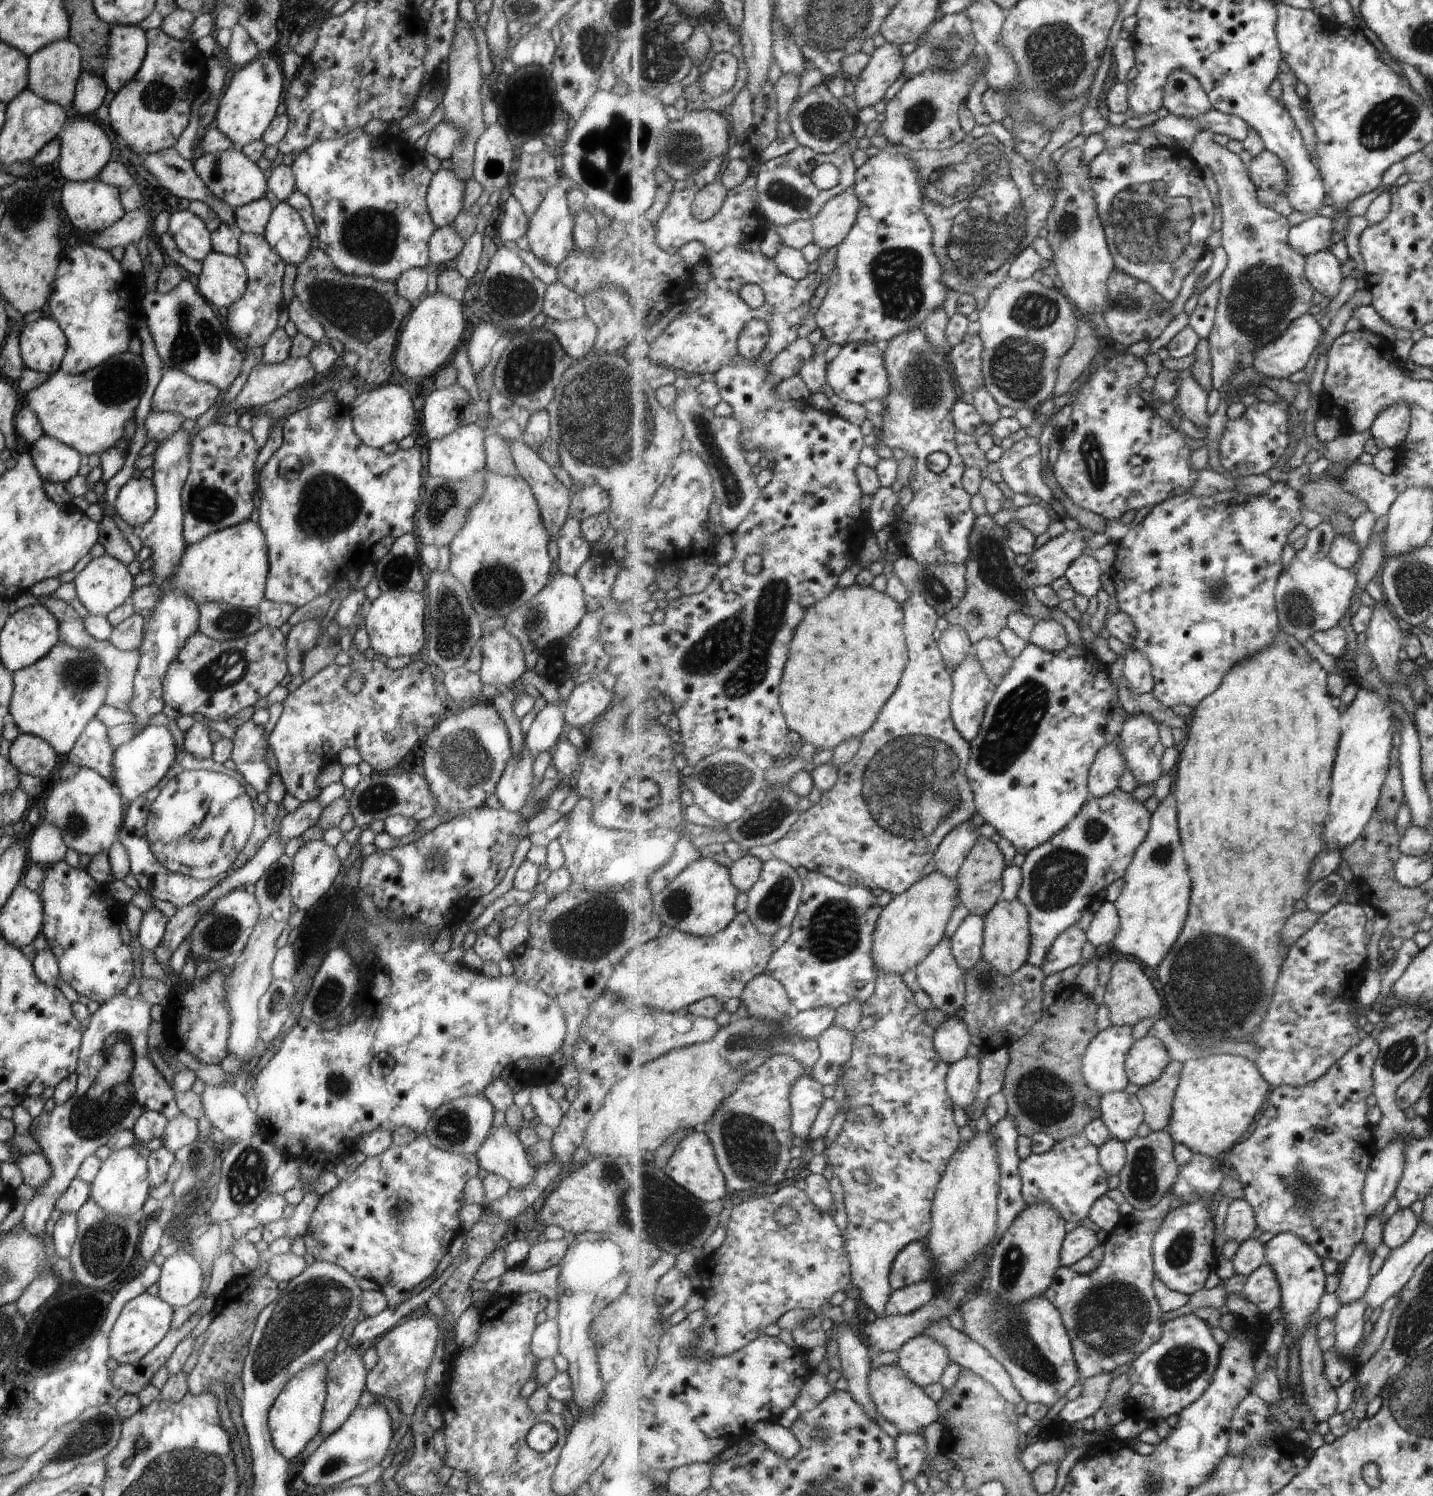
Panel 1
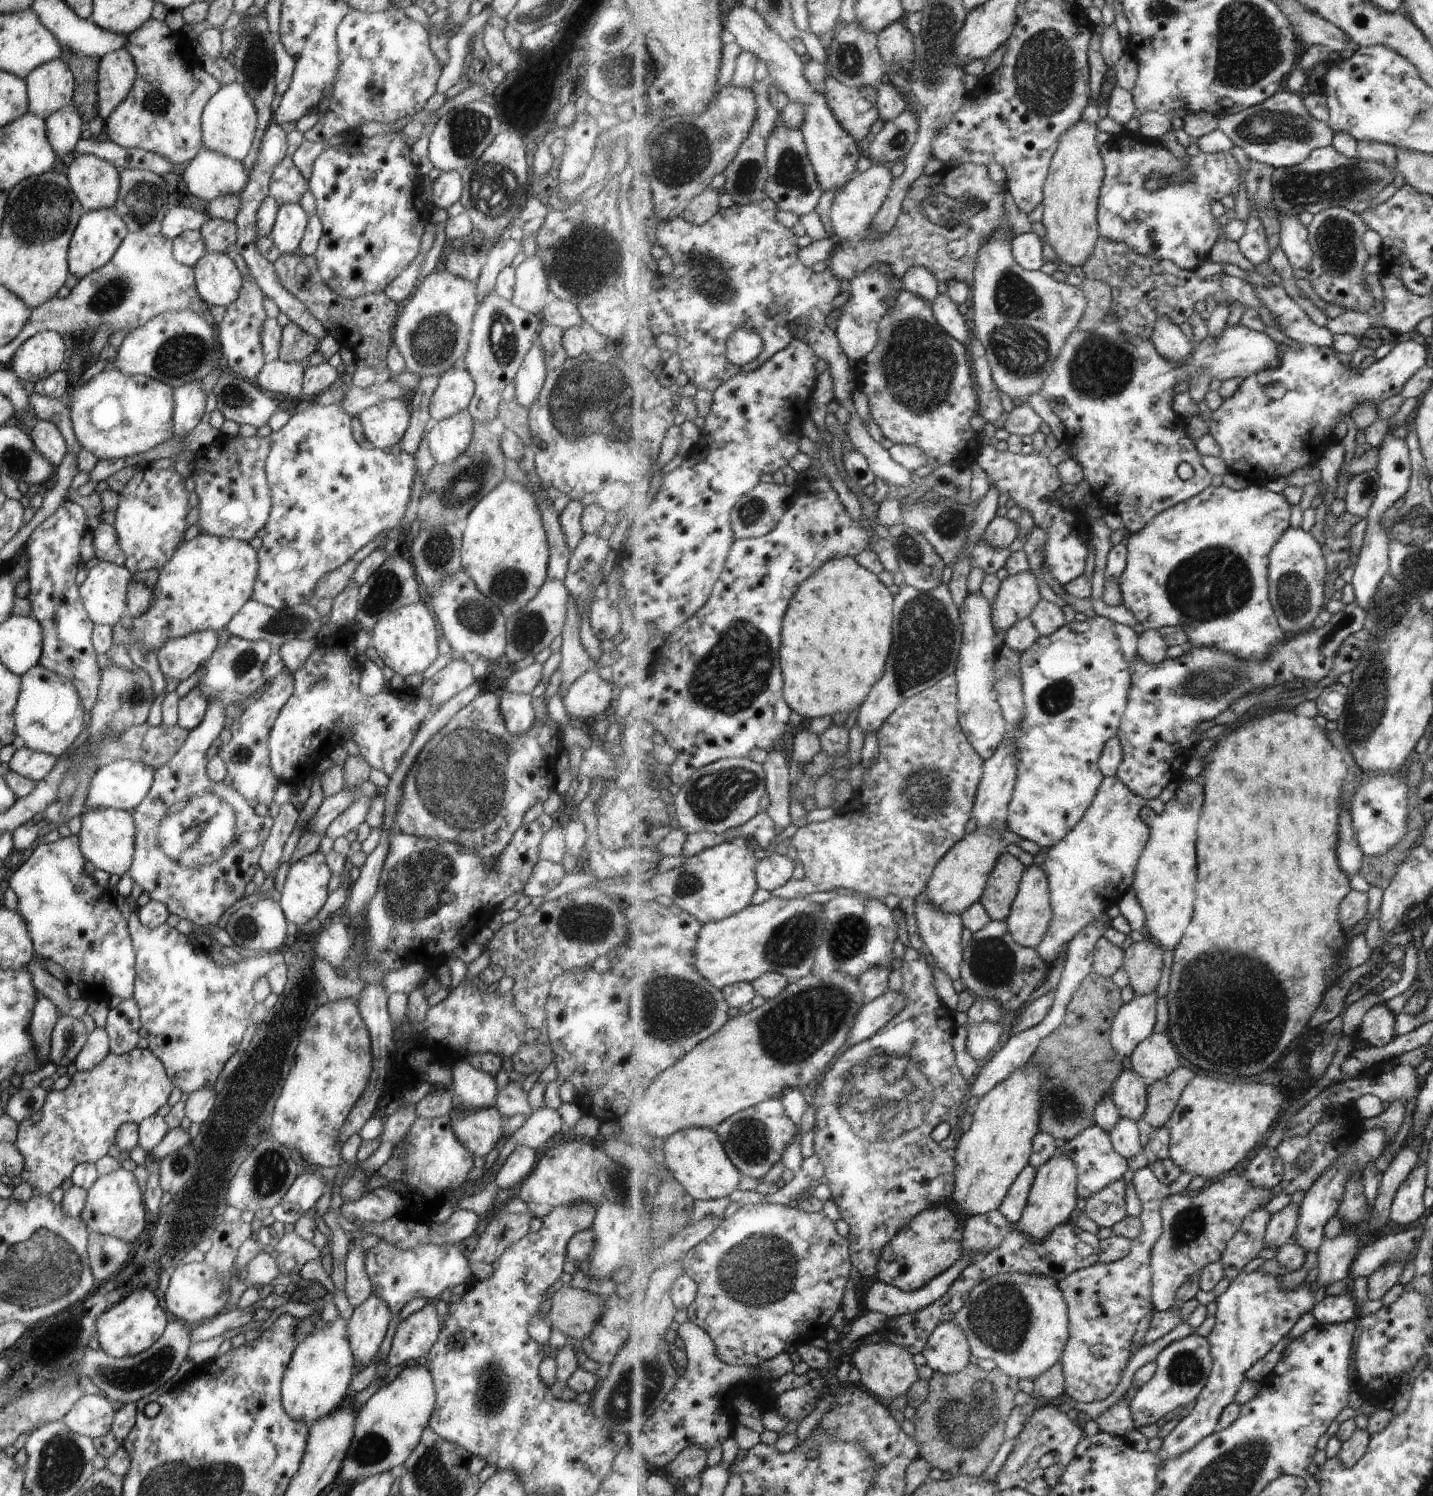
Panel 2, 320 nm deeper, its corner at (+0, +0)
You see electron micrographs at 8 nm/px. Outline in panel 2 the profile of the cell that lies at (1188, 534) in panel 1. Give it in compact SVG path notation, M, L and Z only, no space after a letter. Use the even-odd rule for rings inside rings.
M1249 484L1242 491L1235 491L1227 486L1210 486L1201 494L1176 504L1157 515L1142 531L1130 533L1128 543L1127 568L1118 580L1121 590L1122 604L1129 609L1134 618L1144 626L1145 629L1160 629L1168 626L1181 626L1186 628L1191 644L1189 646L1218 648L1222 651L1235 653L1238 657L1248 661L1264 661L1274 646L1281 644L1289 634L1279 624L1278 616L1275 614L1274 606L1270 601L1270 554L1275 543L1284 535L1291 526L1291 504L1280 494L1274 493L1263 484Z

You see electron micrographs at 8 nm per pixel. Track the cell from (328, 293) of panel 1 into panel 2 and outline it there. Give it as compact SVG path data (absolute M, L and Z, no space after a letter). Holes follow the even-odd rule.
M297 251L280 254L272 265L279 284L305 305L336 342L351 347L355 364L346 385L364 389L389 380L390 371L385 365L385 353L391 342L391 328L397 316L396 302L387 298L383 291L352 299L335 294L321 280L313 255L303 255Z

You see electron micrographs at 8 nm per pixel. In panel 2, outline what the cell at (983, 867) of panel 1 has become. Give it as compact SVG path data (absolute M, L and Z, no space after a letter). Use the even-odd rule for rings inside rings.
M1007 852L1002 854L980 900L992 920L1005 922L1008 919L1027 869L1015 856Z

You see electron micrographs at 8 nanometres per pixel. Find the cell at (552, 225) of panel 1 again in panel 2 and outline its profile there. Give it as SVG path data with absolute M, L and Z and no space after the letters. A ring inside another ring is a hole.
M536 253L525 257L514 269L514 291L509 302L514 307L535 315L549 302L550 297L542 261Z

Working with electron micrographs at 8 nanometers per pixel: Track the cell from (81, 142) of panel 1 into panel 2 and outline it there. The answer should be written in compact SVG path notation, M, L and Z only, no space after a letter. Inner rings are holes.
M80 155L71 162L67 180L84 212L113 208L119 190L118 171L93 155Z

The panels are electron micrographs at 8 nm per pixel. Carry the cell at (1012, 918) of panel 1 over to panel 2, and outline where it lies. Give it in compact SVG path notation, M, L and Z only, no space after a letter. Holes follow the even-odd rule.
M1036 861L1028 867L1026 874L1023 875L1018 898L1014 900L1012 911L1005 922L1009 927L1008 931L1019 944L1037 949L1046 938L1053 918L1050 882L1041 862L1037 863Z

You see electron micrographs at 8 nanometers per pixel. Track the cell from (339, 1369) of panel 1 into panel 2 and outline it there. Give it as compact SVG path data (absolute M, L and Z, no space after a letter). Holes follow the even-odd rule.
M373 1292L353 1309L346 1333L354 1366L367 1366L375 1356L389 1320L387 1305Z

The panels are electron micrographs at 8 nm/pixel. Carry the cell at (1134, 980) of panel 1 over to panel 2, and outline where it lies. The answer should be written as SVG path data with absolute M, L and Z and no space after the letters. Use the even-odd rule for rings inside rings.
M1141 939L1125 945L1124 968L1135 996L1147 996L1157 990L1163 970L1161 945Z

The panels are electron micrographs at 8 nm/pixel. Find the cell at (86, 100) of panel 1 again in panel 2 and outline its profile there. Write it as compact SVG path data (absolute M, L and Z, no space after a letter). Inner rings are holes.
M72 104L57 109L44 121L48 143L57 156L72 152L81 131L86 127Z

